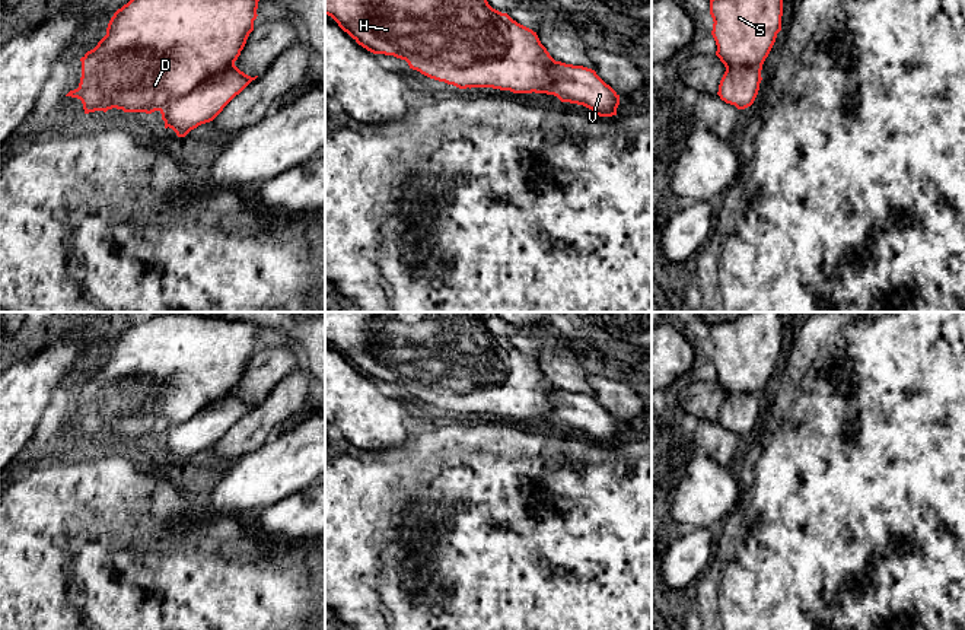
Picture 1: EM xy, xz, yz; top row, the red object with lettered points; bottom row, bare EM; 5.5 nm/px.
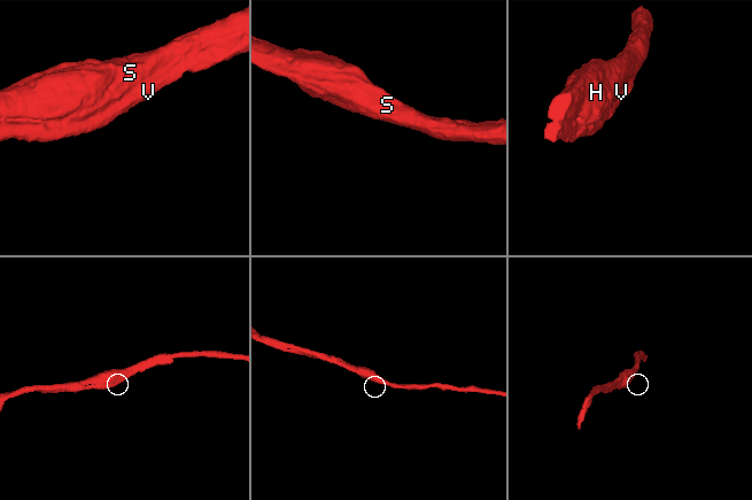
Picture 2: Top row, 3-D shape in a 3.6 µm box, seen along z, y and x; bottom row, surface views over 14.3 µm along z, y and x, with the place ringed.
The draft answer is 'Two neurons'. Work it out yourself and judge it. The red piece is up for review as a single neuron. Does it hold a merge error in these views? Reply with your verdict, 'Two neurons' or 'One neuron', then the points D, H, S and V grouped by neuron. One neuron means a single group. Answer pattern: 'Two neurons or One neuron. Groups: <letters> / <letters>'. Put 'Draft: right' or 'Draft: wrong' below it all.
One neuron. Groups: D H S V
Draft: wrong

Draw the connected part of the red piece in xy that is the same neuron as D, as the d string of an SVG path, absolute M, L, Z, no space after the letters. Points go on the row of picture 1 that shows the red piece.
M130 0L121 9L118 9L111 18L106 35L98 42L98 45L87 51L82 58L82 77L79 88L70 90L66 96L77 98L83 104L85 114L117 108L124 112L146 112L152 114L159 111L165 121L165 128L172 128L178 137L185 137L191 130L201 124L213 121L223 108L239 95L252 80L258 76L251 77L241 71L235 61L241 55L249 34L254 31L254 20L257 19L257 9L259 0Z

